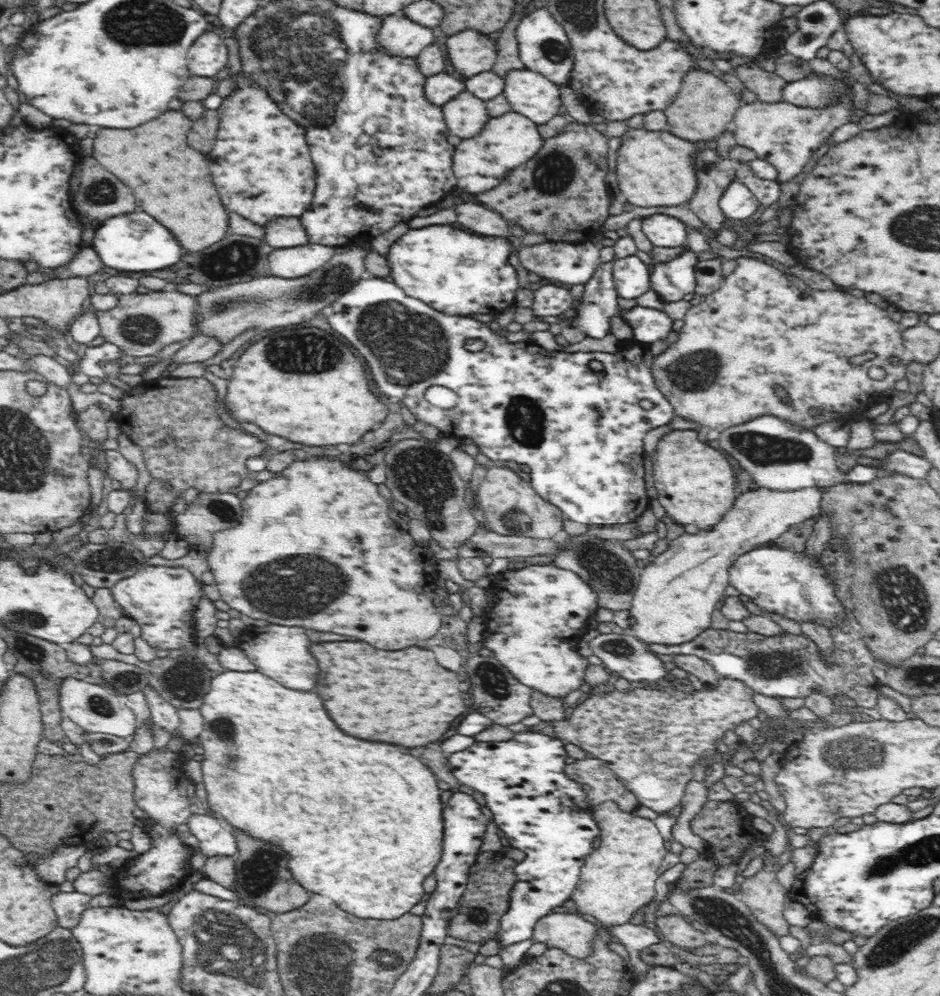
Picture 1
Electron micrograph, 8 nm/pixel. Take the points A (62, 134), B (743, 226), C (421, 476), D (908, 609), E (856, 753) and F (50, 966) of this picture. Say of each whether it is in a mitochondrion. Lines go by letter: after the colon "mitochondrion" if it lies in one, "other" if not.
A: other
B: other
C: mitochondrion
D: mitochondrion
E: mitochondrion
F: mitochondrion

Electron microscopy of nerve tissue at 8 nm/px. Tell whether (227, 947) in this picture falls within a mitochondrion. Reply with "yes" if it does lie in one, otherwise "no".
yes

